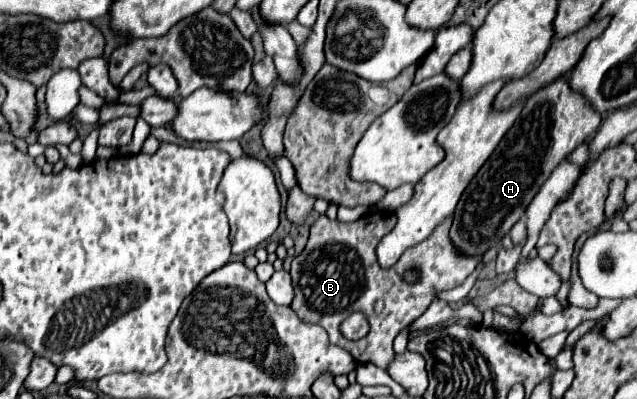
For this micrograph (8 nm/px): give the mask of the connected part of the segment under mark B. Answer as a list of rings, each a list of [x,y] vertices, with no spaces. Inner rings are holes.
[[[370,211],[354,223],[330,221],[326,215],[320,215],[310,227],[310,239],[304,251],[292,259],[290,269],[294,285],[294,301],[290,307],[294,313],[302,321],[322,325],[330,335],[330,343],[348,349],[356,361],[370,361],[384,371],[396,357],[392,349],[396,335],[418,319],[438,293],[458,287],[478,263],[476,257],[456,257],[456,249],[452,249],[452,243],[448,241],[448,229],[452,223],[448,217],[428,241],[408,249],[392,269],[382,269],[376,261],[374,249],[394,223],[396,215],[392,211]],[[406,271],[418,271],[418,279],[408,283],[404,279]],[[356,311],[366,315],[370,331],[366,337],[352,341],[340,333],[340,321]]]

